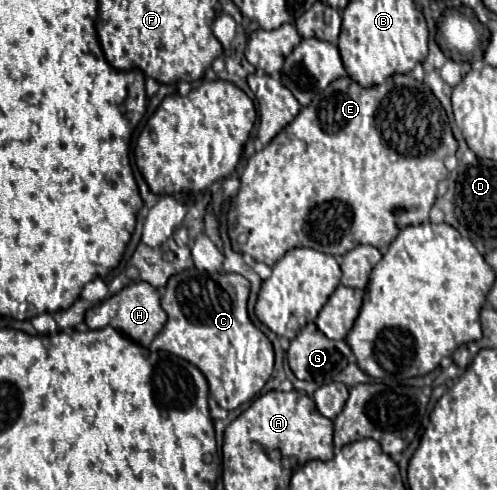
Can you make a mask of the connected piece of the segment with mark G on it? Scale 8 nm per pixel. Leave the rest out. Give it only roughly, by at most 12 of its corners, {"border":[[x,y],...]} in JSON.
{"border":[[314,322],[290,342],[296,378],[332,382],[354,362],[350,346]]}

